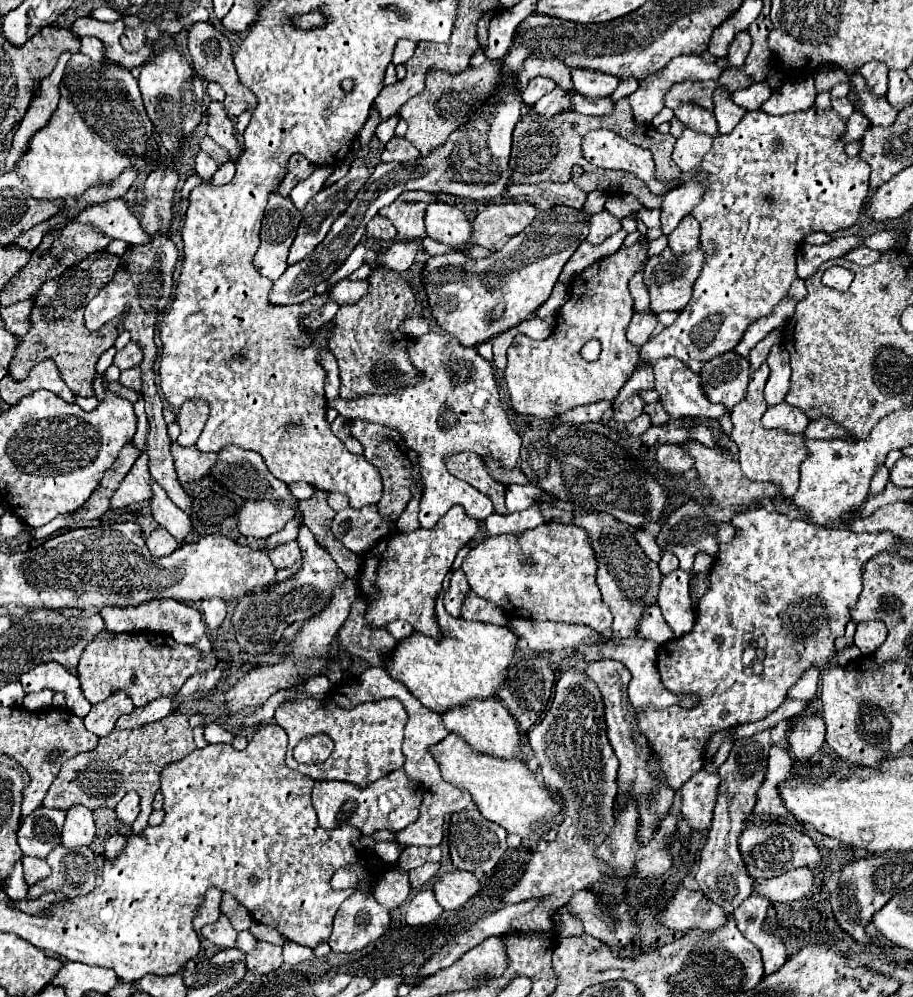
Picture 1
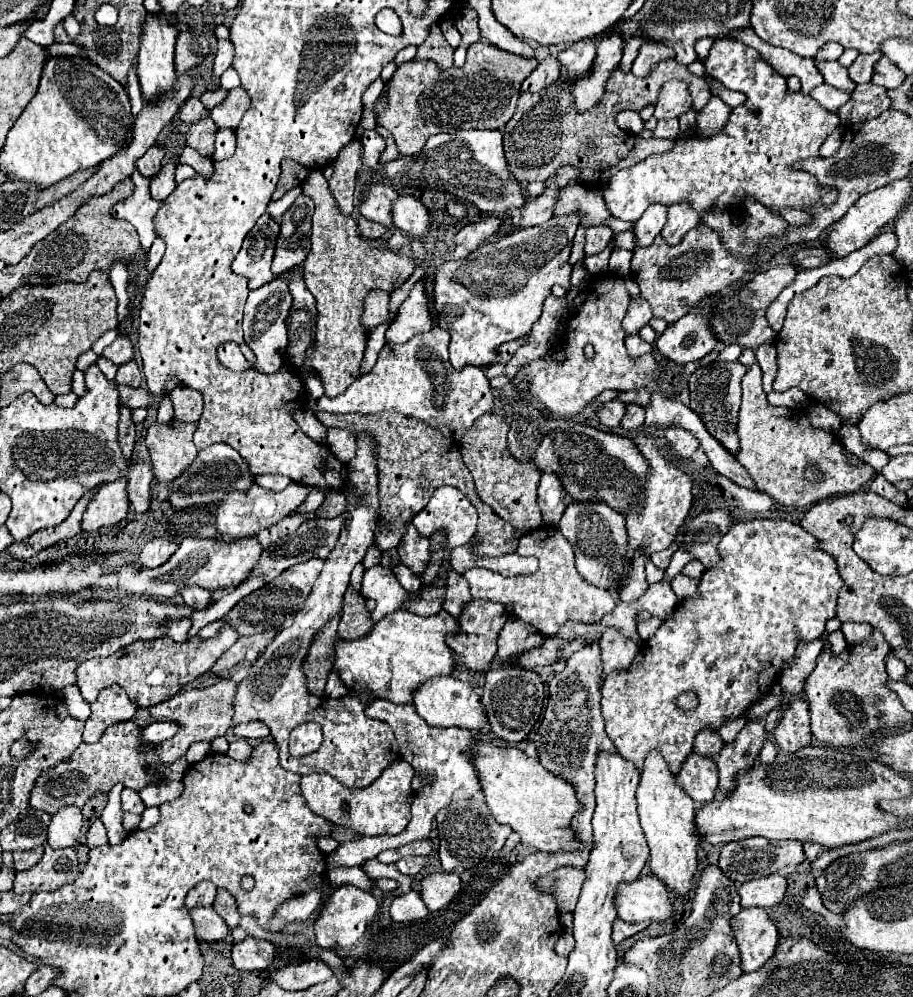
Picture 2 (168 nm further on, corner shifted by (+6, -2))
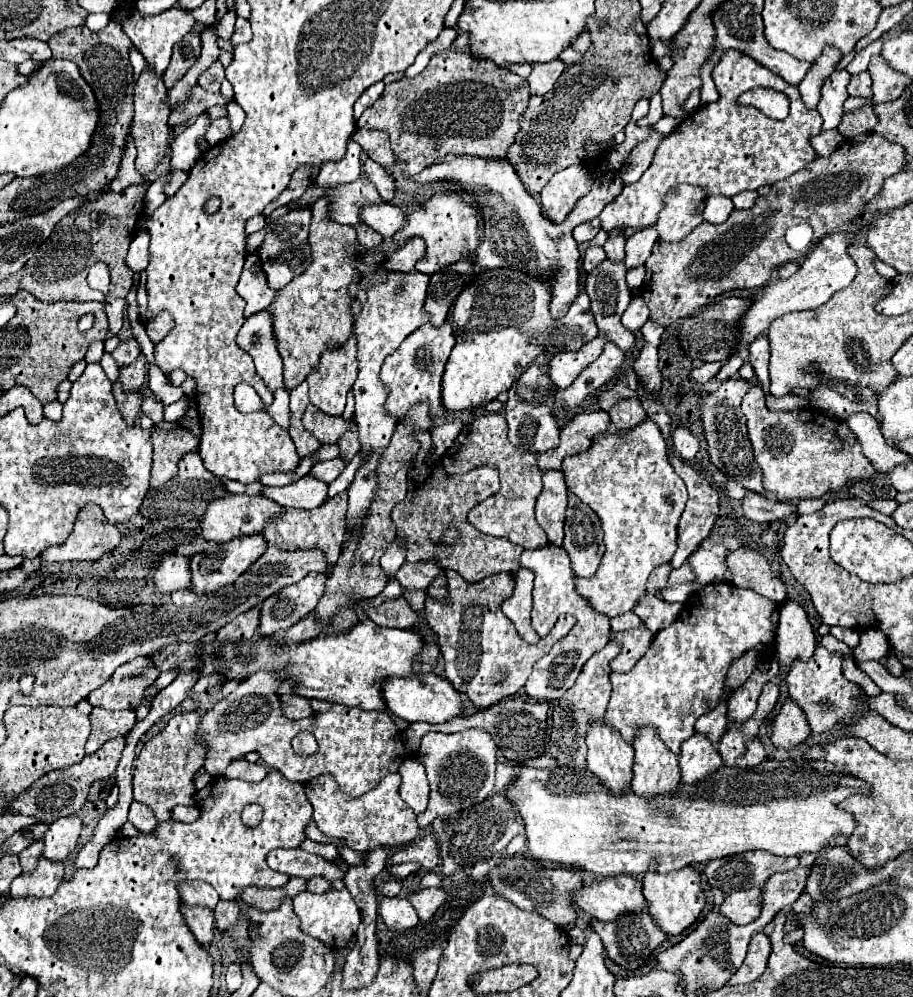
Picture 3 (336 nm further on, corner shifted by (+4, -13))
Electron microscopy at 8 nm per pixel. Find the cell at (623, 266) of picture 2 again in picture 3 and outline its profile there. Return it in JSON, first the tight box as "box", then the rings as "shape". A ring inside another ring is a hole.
{"box":[625,267,645,293],"shape":[[[635,267],[635,269],[627,269],[627,275],[625,275],[625,281],[627,281],[627,287],[631,293],[639,291],[641,283],[643,283],[643,277],[645,277],[645,267]]]}

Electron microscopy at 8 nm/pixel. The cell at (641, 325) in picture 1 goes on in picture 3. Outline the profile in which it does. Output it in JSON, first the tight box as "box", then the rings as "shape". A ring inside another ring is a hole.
{"box":[621,297,649,333],"shape":[[[633,297],[629,307],[625,309],[625,313],[621,315],[623,327],[633,331],[633,333],[637,333],[645,325],[647,319],[649,319],[649,309],[647,309],[647,305],[645,305],[645,301],[641,297]]]}

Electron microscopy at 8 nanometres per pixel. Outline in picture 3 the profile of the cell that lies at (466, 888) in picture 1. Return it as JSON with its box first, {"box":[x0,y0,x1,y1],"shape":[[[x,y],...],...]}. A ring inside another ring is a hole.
{"box":[407,889,447,921],"shape":[[[423,889],[423,891],[413,891],[407,895],[411,905],[415,907],[417,915],[421,921],[427,921],[435,915],[435,911],[447,901],[447,893],[443,889]]]}

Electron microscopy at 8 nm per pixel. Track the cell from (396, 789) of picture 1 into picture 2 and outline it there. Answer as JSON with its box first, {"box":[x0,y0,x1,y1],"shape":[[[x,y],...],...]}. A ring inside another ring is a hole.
{"box":[301,760,413,836],"shape":[[[397,760],[383,770],[383,774],[367,788],[347,788],[327,776],[325,772],[311,772],[301,778],[301,792],[307,800],[307,806],[317,814],[329,820],[331,824],[353,828],[365,836],[379,836],[379,834],[399,834],[407,828],[411,820],[411,780],[413,780],[413,766],[405,760]]]}

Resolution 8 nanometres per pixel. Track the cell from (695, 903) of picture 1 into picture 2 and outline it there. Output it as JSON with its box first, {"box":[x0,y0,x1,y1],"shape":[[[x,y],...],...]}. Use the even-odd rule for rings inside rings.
{"box":[615,876,673,922],"shape":[[[643,876],[629,884],[619,884],[615,890],[617,916],[627,922],[661,922],[673,914],[667,888],[655,876]]]}

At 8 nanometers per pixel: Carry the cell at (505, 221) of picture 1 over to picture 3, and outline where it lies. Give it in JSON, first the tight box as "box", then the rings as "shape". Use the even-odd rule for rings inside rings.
{"box":[541,165,595,223],"shape":[[[585,165],[567,167],[553,175],[541,191],[541,207],[547,219],[553,223],[563,223],[577,201],[591,191],[593,179],[595,175]]]}

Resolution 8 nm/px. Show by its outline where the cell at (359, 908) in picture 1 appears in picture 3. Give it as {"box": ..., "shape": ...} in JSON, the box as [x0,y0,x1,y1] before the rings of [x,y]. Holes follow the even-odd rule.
{"box":[293,889,361,949],"shape":[[[347,889],[343,891],[327,891],[327,893],[311,893],[303,891],[293,897],[293,909],[297,917],[301,919],[301,931],[319,939],[325,943],[325,947],[339,949],[353,943],[353,935],[357,933],[357,927],[361,923],[361,911]]]}

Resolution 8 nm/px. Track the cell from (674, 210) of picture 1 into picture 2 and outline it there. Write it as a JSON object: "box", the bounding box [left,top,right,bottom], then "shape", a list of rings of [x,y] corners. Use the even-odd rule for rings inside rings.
{"box":[633,204,667,246],"shape":[[[651,204],[645,214],[633,224],[633,234],[635,234],[635,244],[637,246],[649,246],[655,236],[659,236],[663,224],[667,220],[667,206],[663,204]]]}

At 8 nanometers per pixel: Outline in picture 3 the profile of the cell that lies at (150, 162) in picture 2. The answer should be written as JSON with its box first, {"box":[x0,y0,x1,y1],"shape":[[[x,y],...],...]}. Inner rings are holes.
{"box":[131,65,169,175],"shape":[[[147,65],[145,71],[141,73],[139,81],[135,83],[135,117],[133,117],[133,125],[131,125],[131,133],[137,145],[137,159],[135,159],[135,167],[141,175],[149,175],[157,169],[157,165],[161,163],[161,159],[167,153],[167,145],[169,145],[169,125],[167,125],[167,117],[169,117],[169,109],[165,105],[165,97],[167,97],[167,87],[163,83],[163,79],[157,79],[151,71],[151,67]]]}

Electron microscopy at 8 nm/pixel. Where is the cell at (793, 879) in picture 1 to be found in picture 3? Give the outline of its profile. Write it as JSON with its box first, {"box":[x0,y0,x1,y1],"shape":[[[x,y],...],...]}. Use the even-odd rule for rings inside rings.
{"box":[719,887,763,925],"shape":[[[759,887],[747,891],[733,891],[727,895],[719,909],[737,925],[753,923],[763,909],[763,891]]]}

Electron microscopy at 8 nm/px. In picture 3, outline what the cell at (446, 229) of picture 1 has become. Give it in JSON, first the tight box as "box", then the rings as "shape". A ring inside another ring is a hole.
{"box":[361,203,405,237],"shape":[[[391,203],[367,205],[361,209],[361,219],[383,237],[393,237],[405,225],[405,211]]]}

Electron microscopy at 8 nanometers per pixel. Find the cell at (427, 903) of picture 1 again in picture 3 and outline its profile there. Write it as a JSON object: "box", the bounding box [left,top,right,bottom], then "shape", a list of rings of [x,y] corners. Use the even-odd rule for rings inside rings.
{"box":[379,897,419,931],"shape":[[[383,897],[379,905],[379,915],[383,917],[385,925],[393,931],[411,929],[419,923],[419,917],[413,905],[407,899],[399,899],[399,897]]]}

